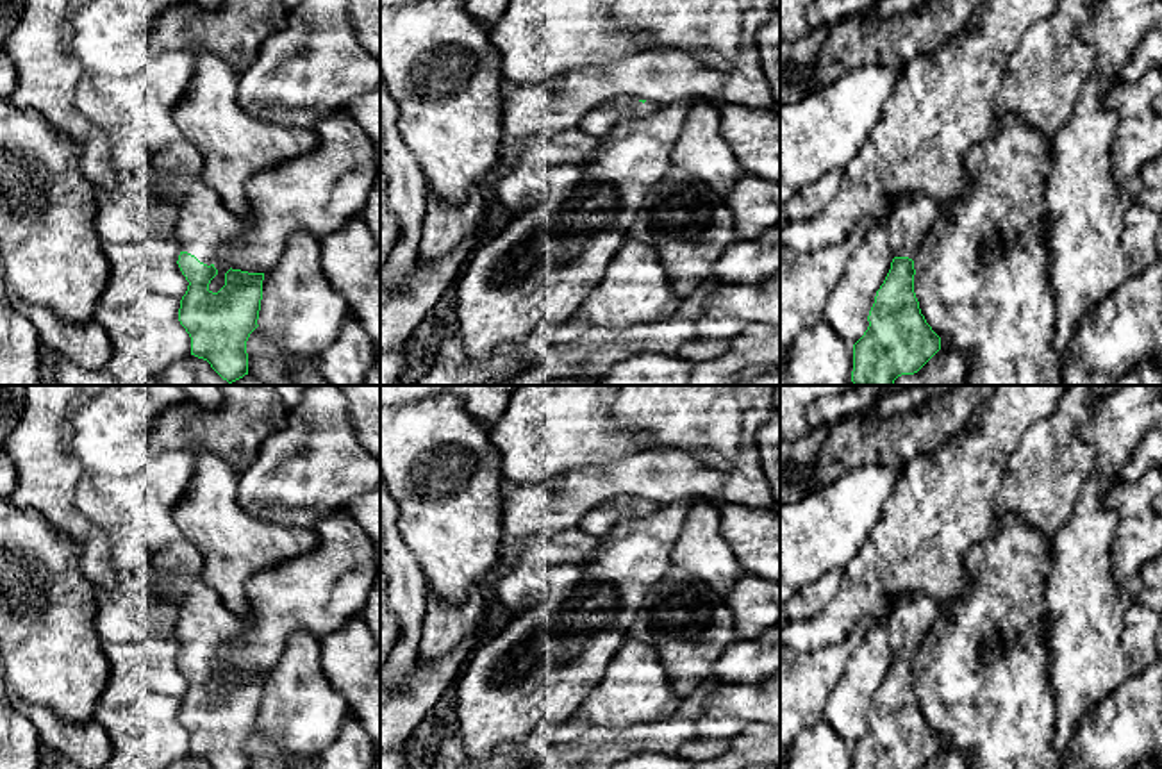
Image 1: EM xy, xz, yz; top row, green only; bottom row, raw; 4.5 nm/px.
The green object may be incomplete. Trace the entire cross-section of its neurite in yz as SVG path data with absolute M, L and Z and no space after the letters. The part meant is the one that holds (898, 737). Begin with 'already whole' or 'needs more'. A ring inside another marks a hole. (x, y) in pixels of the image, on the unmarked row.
needs more; M903 594L894 601L894 612L884 623L892 642L894 658L876 690L867 715L869 726L853 744L853 769L921 769L941 749L941 737L926 723L914 692L916 669L912 660L921 641L928 635L939 607L935 599L925 594Z

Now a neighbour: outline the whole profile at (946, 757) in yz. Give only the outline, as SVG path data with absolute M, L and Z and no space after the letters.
M941 748L921 769L969 769L969 762L962 751Z

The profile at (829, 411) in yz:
M860 385L859 389L825 396L807 409L809 428L834 426L844 418L867 410L884 385Z

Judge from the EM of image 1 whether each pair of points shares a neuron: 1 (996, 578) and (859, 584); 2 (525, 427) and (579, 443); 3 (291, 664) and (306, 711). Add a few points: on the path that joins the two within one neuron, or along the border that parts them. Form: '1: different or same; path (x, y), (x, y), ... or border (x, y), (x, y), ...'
1: different; border (986, 541), (966, 559), (970, 584), (941, 605)
2: same; path (538, 427), (563, 427), (566, 430)
3: same; path (293, 675), (298, 700)

